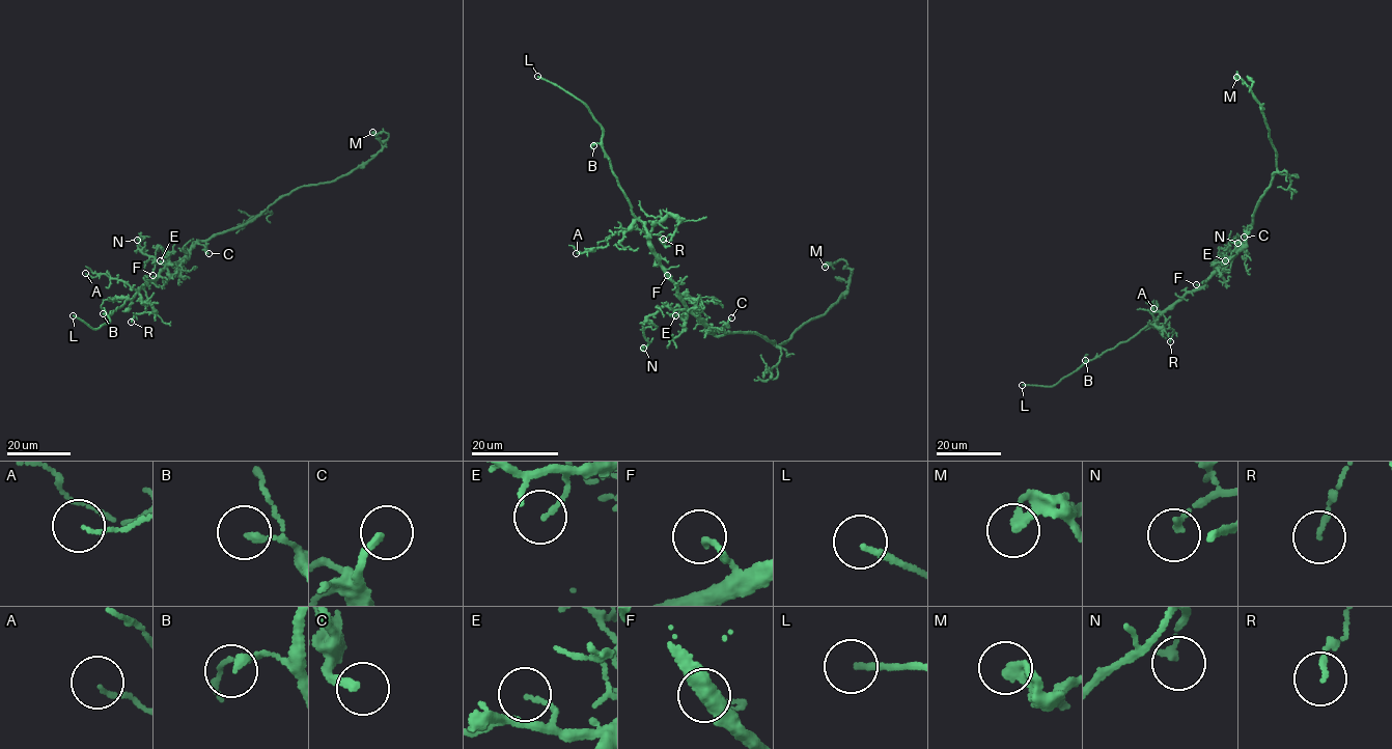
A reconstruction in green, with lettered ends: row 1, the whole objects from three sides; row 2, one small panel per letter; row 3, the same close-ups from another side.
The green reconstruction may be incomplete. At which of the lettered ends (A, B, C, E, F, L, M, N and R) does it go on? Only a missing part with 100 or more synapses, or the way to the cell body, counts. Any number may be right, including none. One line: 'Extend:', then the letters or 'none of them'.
Extend: L

